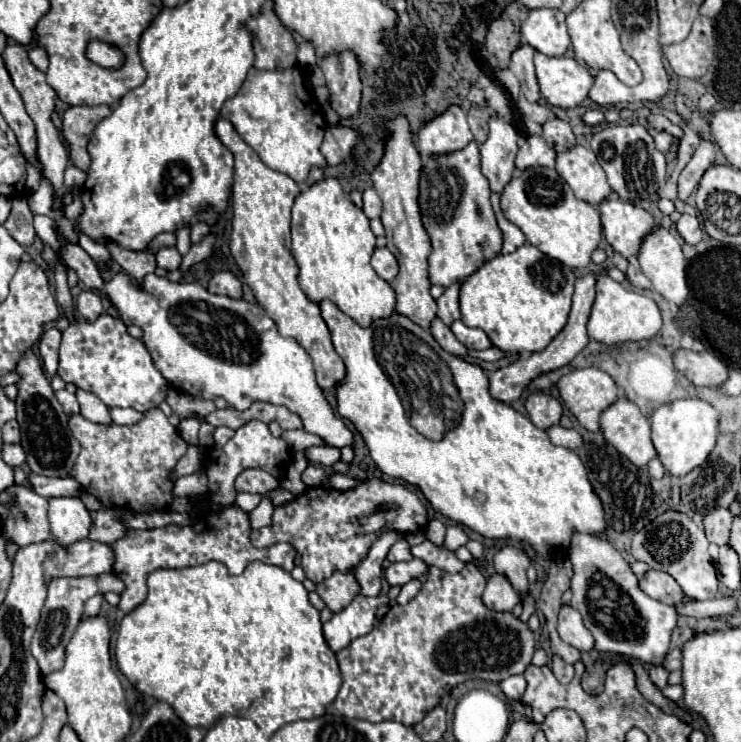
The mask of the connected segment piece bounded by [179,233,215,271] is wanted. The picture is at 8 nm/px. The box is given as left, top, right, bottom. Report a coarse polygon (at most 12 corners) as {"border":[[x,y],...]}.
{"border":[[215,235],[192,244],[179,269],[185,271],[212,254]]}

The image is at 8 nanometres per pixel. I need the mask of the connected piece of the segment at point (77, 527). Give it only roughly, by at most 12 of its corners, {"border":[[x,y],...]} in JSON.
{"border":[[79,497],[49,499],[61,545],[87,537],[91,515]]}

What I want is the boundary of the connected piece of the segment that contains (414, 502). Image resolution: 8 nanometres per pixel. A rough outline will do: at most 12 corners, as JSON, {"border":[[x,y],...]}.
{"border":[[371,479],[281,505],[255,547],[291,543],[321,583],[383,529],[427,527],[419,497]]}

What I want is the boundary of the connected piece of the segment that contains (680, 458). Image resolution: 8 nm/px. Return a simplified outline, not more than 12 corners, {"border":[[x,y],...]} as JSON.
{"border":[[677,399],[651,415],[651,441],[671,475],[707,461],[721,413]]}

